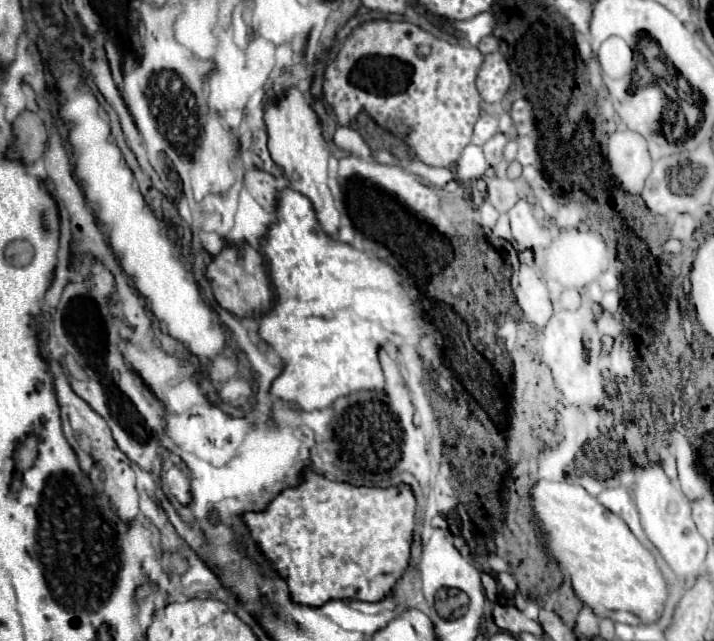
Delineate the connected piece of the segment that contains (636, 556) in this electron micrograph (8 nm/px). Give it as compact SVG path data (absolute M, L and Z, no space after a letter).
M539 479L531 489L531 503L533 515L545 533L545 553L557 561L563 575L571 579L573 591L583 605L593 609L597 617L629 625L659 619L667 599L667 583L653 555L635 541L637 537L621 517L603 507L581 485L569 481L553 483Z

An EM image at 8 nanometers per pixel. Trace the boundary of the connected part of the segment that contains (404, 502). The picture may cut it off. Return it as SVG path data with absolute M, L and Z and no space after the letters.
M307 469L301 475L303 481L297 487L283 489L263 511L243 513L243 523L249 527L253 541L285 579L291 601L319 607L333 599L379 601L389 595L409 563L415 515L413 491L407 485L391 489L353 487L349 483L323 479Z

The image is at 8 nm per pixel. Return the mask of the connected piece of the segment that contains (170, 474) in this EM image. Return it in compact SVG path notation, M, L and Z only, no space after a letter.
M169 469L163 479L167 479L169 487L171 487L171 493L177 497L177 499L185 499L183 503L187 505L191 501L191 493L189 493L189 475L183 471L183 469Z

